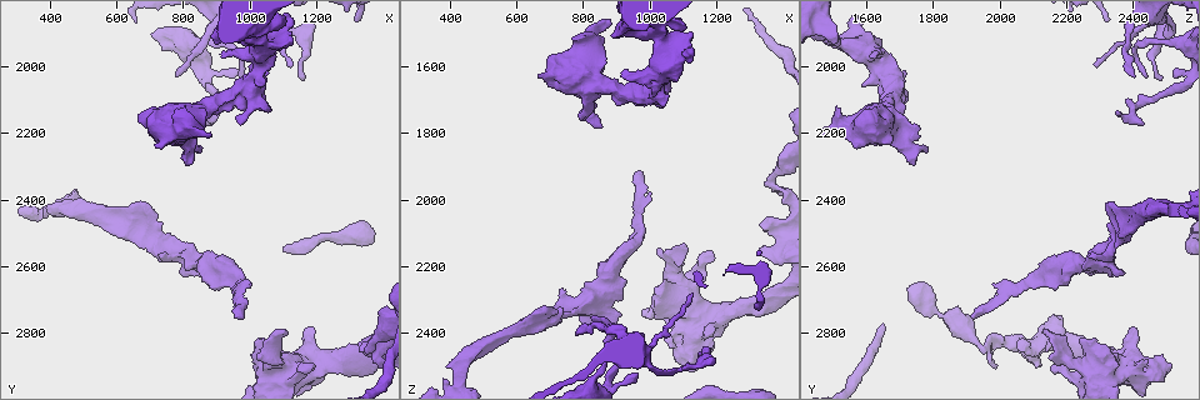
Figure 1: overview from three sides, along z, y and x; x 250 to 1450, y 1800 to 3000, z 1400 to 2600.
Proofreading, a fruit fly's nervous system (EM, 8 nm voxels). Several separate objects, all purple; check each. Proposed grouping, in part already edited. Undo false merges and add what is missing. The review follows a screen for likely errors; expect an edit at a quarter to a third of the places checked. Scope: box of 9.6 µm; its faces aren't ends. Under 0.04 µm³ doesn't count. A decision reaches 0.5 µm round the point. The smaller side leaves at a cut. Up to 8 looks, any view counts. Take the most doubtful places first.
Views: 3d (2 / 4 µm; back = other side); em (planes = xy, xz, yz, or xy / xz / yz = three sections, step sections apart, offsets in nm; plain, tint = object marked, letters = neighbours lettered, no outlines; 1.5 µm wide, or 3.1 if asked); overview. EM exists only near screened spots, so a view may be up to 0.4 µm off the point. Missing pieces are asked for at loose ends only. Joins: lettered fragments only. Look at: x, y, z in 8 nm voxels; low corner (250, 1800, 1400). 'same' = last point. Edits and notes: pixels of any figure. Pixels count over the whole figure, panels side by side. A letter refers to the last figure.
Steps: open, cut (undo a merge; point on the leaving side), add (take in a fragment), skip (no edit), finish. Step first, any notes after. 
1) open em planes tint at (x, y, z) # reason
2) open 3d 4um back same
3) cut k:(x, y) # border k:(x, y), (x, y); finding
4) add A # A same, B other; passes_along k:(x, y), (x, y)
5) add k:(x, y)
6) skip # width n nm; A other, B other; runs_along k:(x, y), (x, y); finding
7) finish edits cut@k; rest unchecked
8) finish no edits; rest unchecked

open em planes plain at (1160, 2030, 2490) # branch stops here

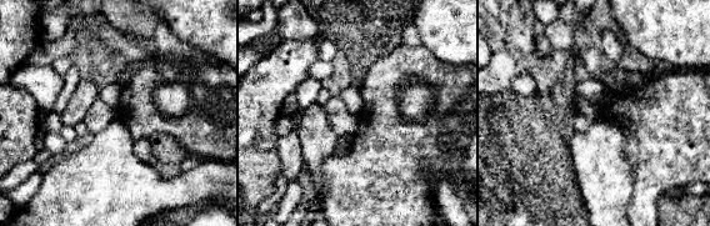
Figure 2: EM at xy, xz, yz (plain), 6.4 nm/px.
open em planes letters same # see the neighbours

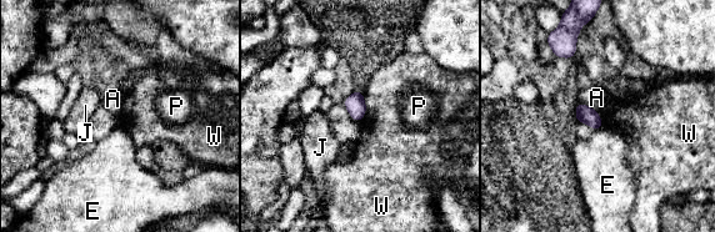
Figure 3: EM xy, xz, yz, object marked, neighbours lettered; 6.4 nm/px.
skip # longest_contact W 220 nm; A other, E other, J other, P other, W other; border 3:(361, 90), (365, 115), (359, 122); no lettered fragment goes on from it

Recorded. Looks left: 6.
open em xz step 4 tint at (960, 2640, 2110) # sudden change in width

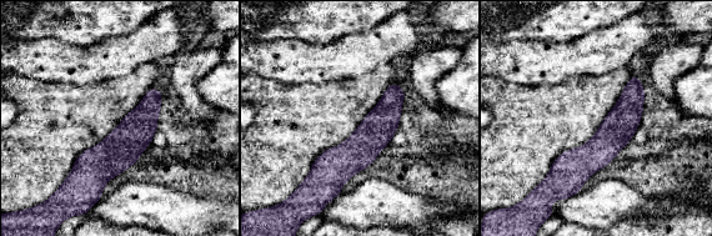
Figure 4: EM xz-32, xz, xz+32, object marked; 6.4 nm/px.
open em planes tint same # cut it another way

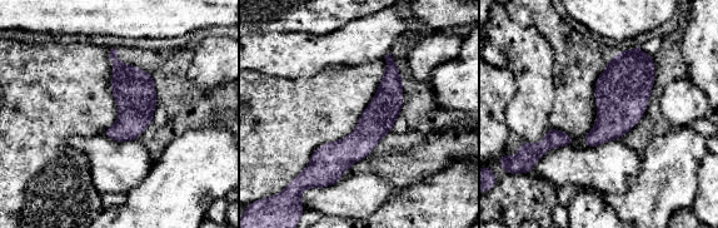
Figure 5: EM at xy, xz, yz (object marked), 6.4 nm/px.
open em planes letters same # what lies round it

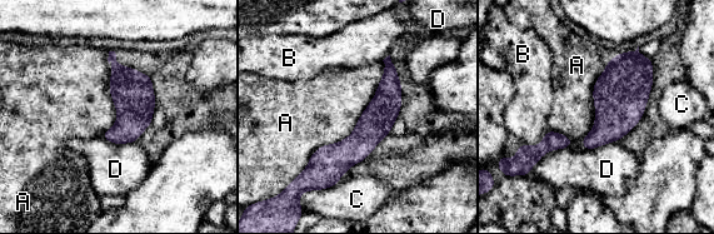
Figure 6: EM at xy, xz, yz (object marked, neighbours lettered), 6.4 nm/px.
skip # A other, B other, C other, D other; border 6:(383, 60), (354, 130), (303, 169); continuous, no second neuron

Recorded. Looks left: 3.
open em planes tint at (1380, 2820, 1960) # thick turns thin

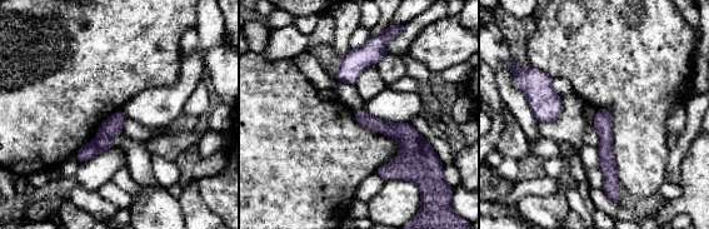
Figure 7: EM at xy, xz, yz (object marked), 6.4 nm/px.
open em planes letters same # see the neighbours

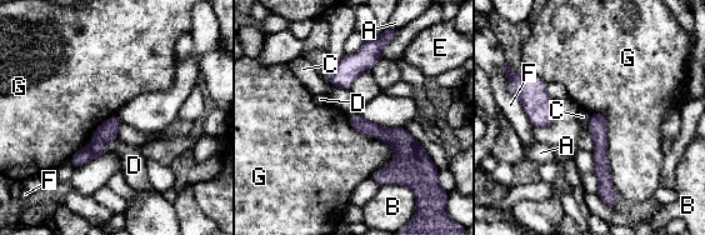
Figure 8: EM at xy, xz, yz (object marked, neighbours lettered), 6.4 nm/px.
cut 8:(85, 155) # width 100 nm; A other, B other, C other, D other, E other, F other, G other; border 8:(89, 144), (94, 156); a second neuron is stuck on

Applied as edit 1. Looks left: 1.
finish edits cut@8; rest unchecked

